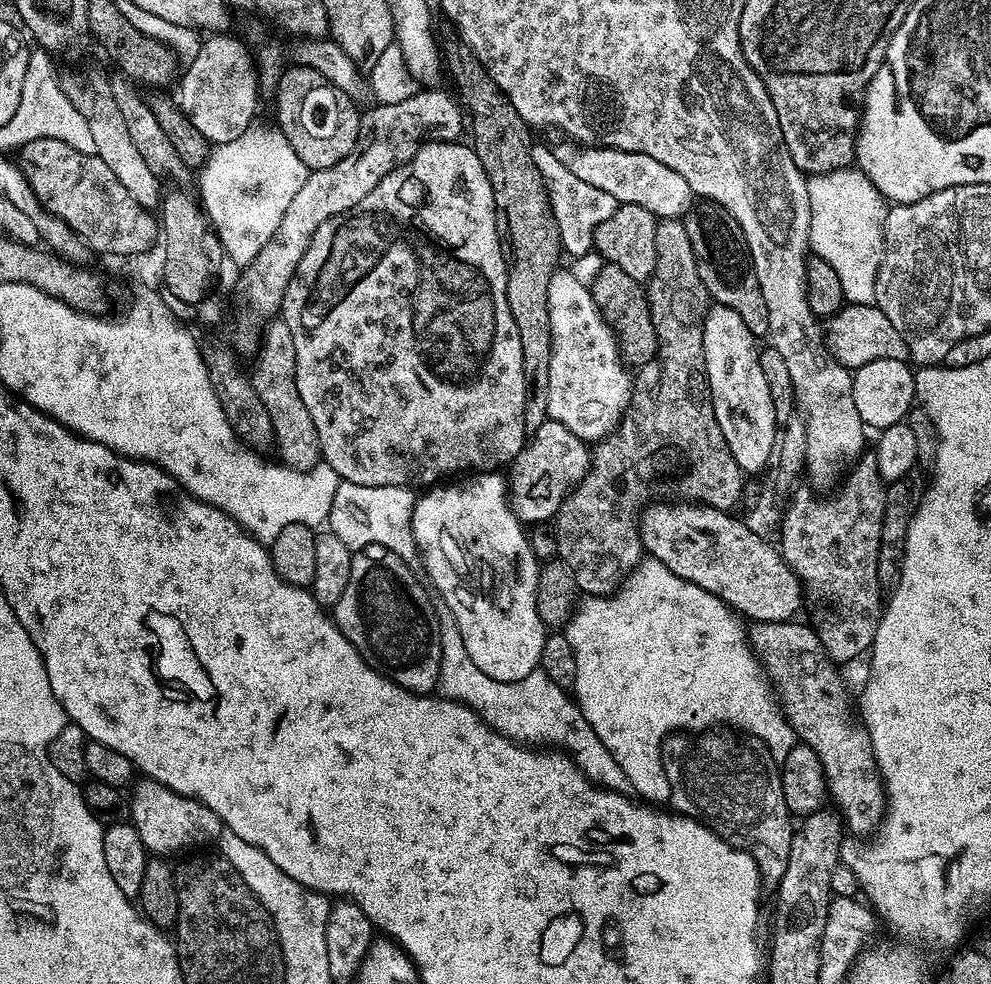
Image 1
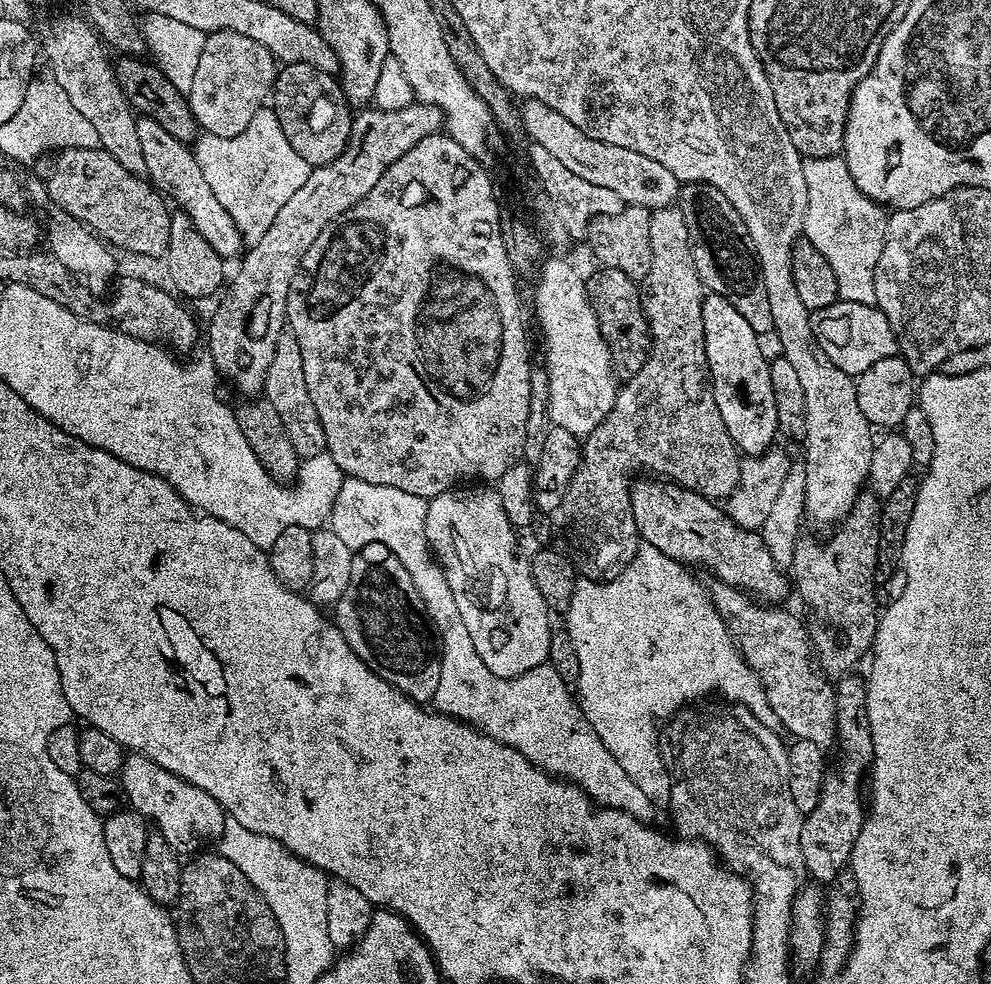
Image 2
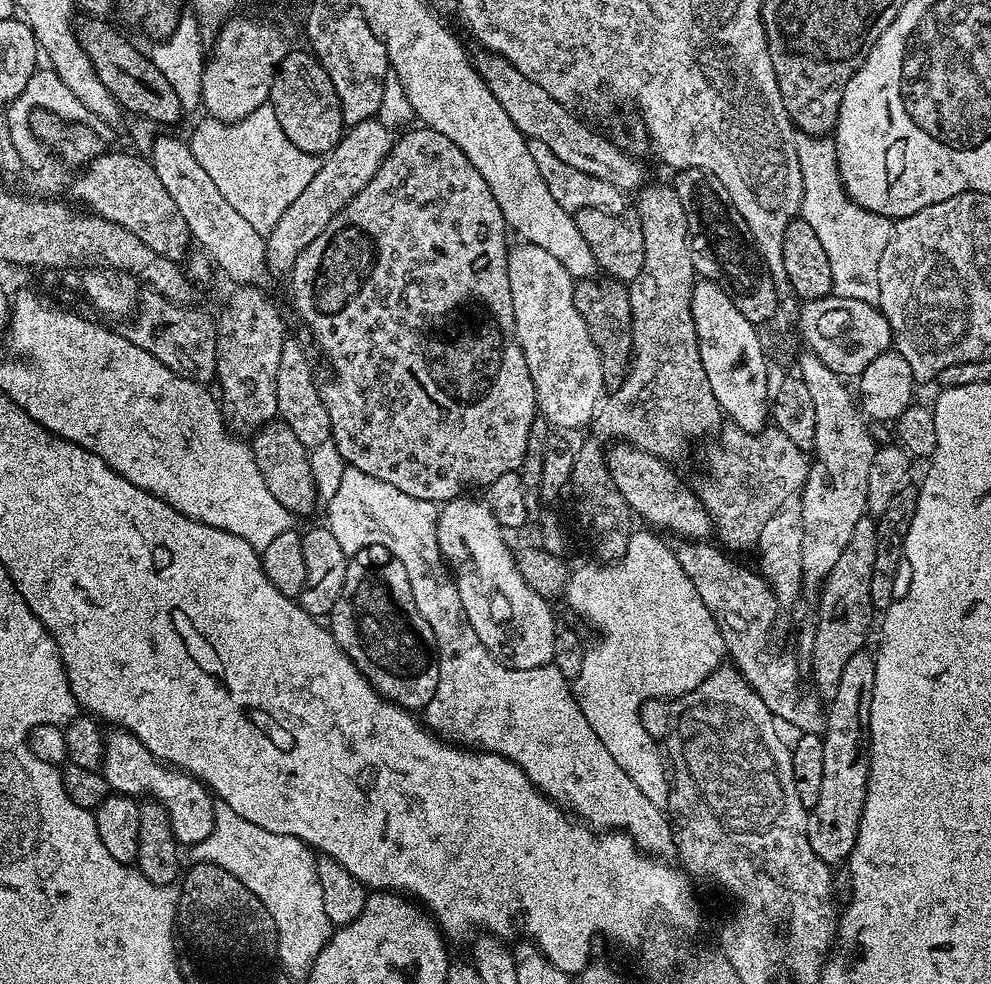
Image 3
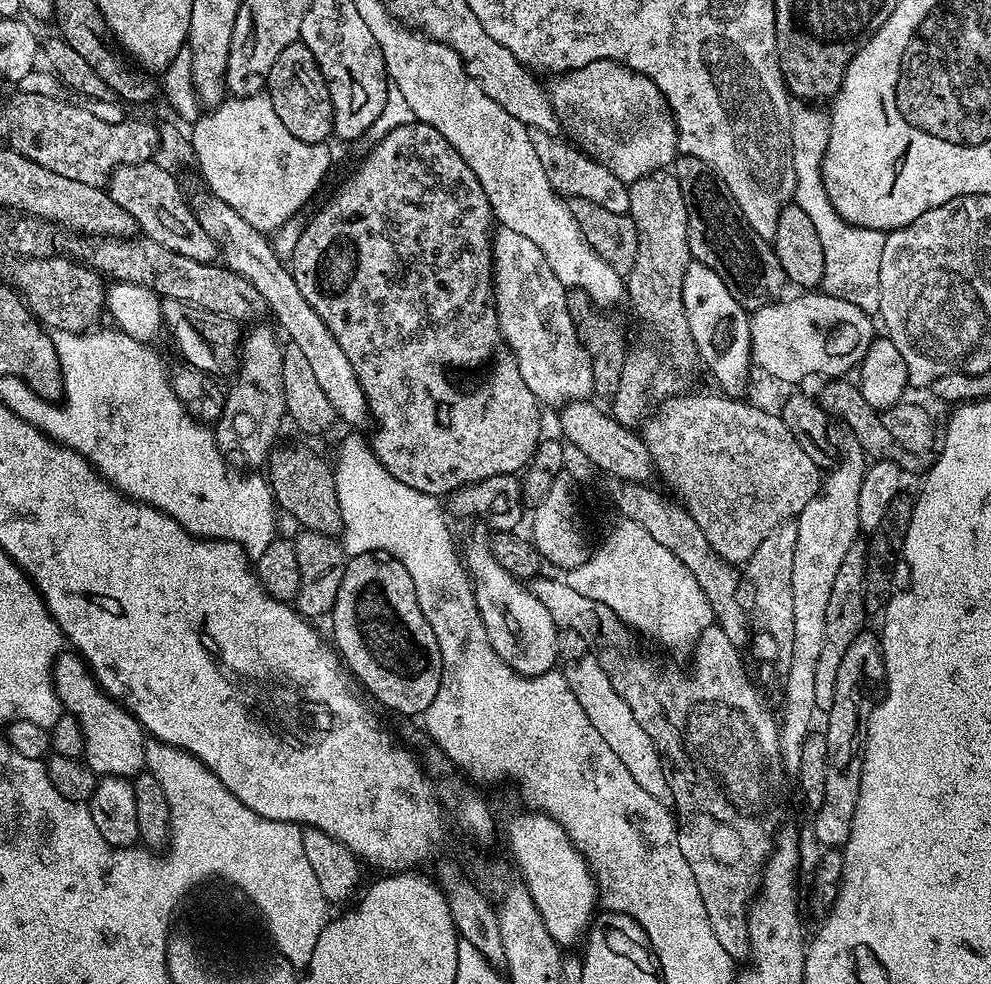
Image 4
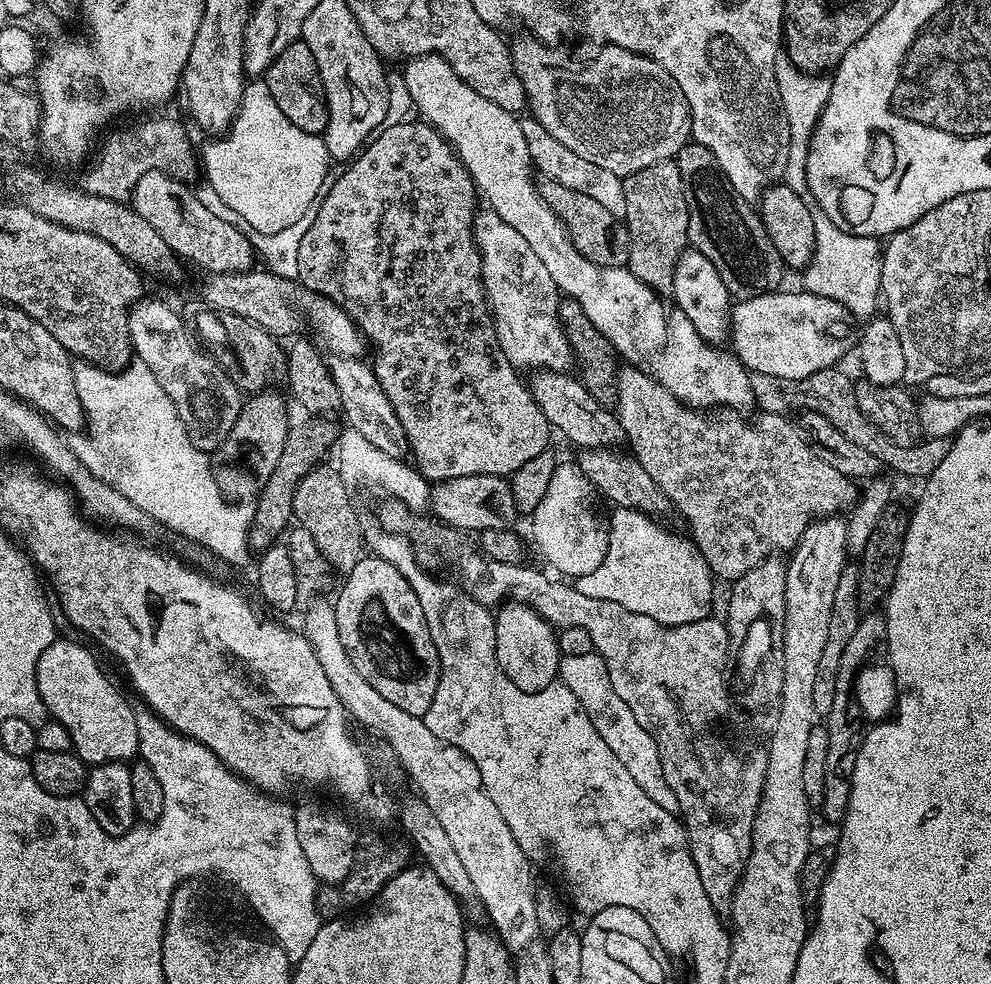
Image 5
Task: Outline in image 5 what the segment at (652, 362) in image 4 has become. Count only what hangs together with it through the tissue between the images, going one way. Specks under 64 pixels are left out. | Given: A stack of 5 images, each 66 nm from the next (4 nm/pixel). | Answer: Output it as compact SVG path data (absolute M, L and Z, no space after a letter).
M675 159L663 160L654 166L646 166L646 170L638 170L633 176L623 177L626 194L626 214L623 219L630 234L630 258L626 265L646 286L650 286L657 294L671 293L674 282L674 268L678 266L678 258L689 247L688 243L688 207L686 194L682 186L682 174L678 170Z

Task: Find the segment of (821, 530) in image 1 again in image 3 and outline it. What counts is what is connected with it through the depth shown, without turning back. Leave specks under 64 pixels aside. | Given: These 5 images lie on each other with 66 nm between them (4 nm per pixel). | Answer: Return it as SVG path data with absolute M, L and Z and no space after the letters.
M865 518L854 526L854 534L850 534L850 542L838 562L824 579L820 592L820 621L814 624L814 650L810 667L812 667L812 684L816 687L815 695L827 702L838 694L838 681L842 678L842 669L846 662L865 647L864 639L872 628L872 599L870 598L870 574L874 566L874 550L876 549L876 521Z

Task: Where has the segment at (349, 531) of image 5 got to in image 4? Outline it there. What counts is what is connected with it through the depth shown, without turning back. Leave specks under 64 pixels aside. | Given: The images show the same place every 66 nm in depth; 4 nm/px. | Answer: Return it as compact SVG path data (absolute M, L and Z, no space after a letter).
M302 446L275 447L266 458L266 478L277 507L290 514L303 529L335 535L341 528L335 471L316 454Z

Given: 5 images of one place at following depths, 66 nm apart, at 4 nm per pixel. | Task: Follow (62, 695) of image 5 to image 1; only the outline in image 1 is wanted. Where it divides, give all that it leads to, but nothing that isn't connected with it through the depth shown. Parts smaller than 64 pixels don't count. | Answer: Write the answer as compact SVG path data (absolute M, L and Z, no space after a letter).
M149 778L137 779L131 789L130 822L138 830L144 847L156 858L172 858L175 852L188 852L191 848L204 850L222 836L222 825L214 810Z

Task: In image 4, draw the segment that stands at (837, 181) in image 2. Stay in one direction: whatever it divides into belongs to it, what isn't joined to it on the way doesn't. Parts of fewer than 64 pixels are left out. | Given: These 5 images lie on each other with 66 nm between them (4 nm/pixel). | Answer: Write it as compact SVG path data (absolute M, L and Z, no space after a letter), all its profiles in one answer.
M796 106L792 109L792 157L794 158L794 182L796 194L794 202L806 210L814 230L818 230L818 239L822 242L822 258L826 258L826 270L822 281L823 291L834 298L854 302L863 312L879 313L880 287L878 270L882 270L882 246L885 233L873 228L863 228L848 224L834 210L822 182L820 167L826 154L826 142L830 138L831 115L820 106Z

